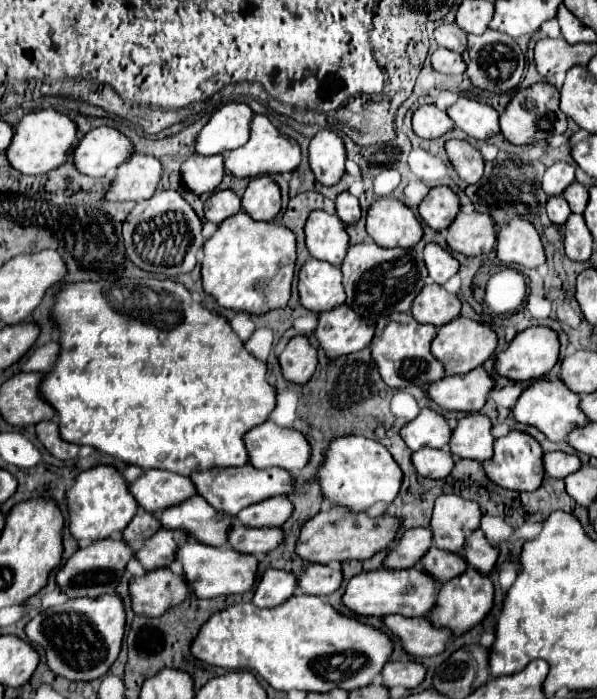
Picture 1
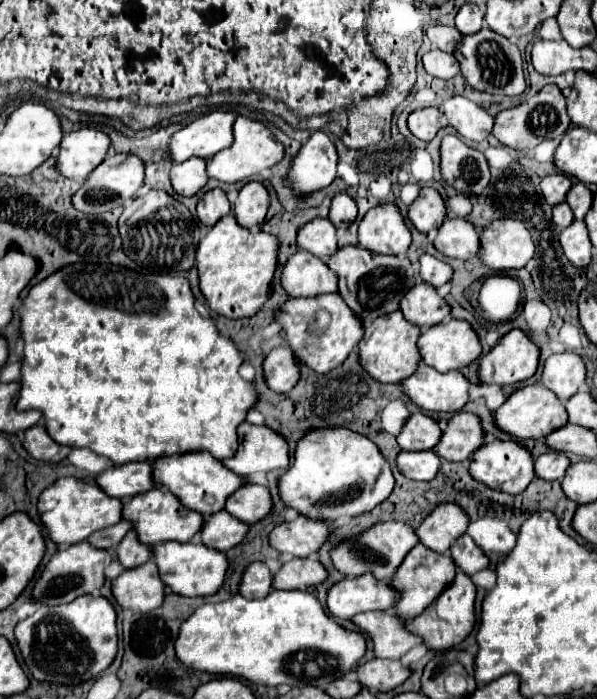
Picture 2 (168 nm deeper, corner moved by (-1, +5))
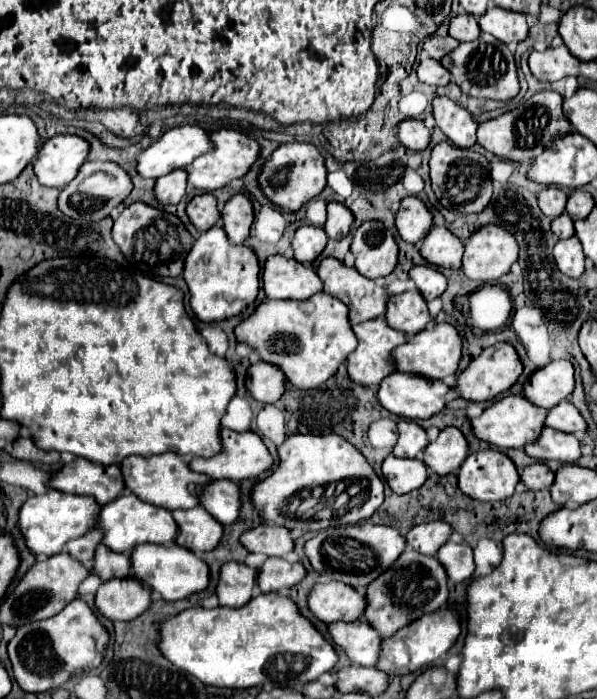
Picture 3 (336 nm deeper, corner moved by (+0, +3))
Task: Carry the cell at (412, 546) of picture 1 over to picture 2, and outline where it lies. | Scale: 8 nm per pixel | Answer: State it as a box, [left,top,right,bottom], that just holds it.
[332,523,420,583]

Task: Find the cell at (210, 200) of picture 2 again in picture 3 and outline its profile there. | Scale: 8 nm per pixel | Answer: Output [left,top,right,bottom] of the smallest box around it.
[187,193,219,233]

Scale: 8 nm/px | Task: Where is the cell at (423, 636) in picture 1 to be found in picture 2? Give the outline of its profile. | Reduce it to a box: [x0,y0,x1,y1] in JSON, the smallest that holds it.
[352,611,422,659]

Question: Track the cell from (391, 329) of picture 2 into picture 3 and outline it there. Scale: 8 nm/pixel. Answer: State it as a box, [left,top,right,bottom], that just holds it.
[347,317,407,387]

